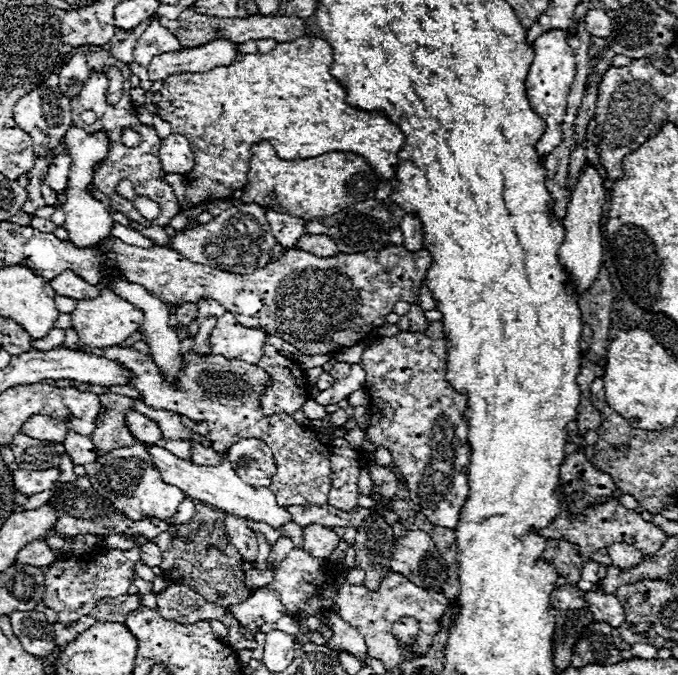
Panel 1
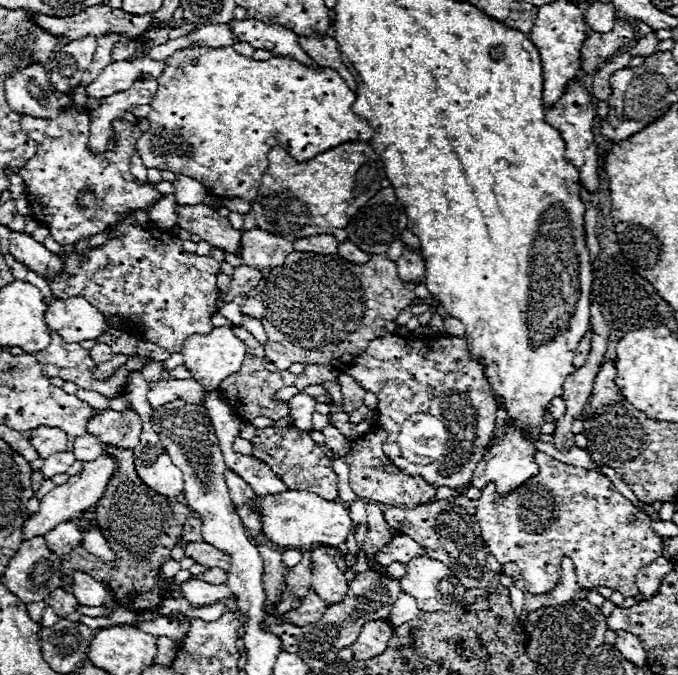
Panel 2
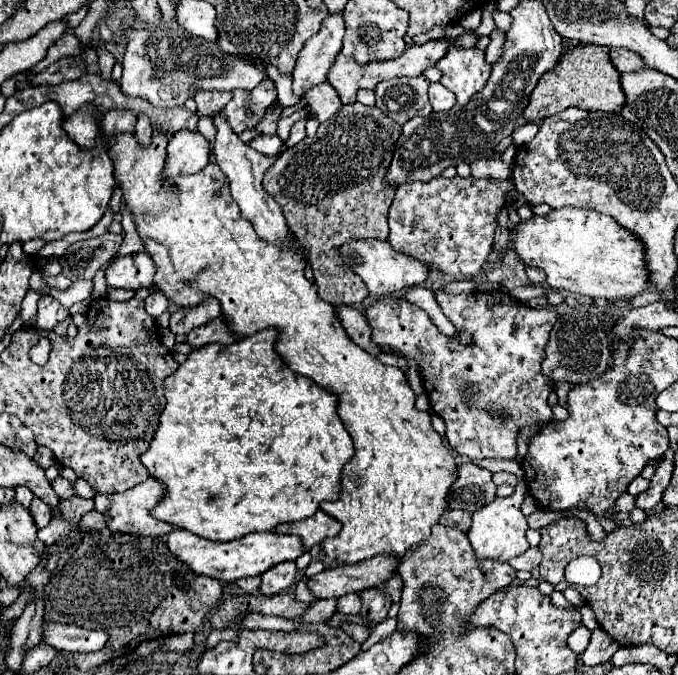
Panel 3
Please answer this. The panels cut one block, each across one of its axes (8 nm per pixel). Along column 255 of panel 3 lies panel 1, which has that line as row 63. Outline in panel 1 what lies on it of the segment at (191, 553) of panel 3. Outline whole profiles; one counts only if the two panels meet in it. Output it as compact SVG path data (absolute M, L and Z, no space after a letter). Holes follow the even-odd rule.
M548 30L546 34L542 34L542 38L536 38L532 46L536 50L536 58L534 58L532 68L528 72L526 90L528 90L530 106L534 108L534 112L542 120L546 120L546 134L538 142L536 152L540 156L548 156L562 142L562 128L560 126L564 122L566 100L568 100L568 92L570 92L570 86L572 86L574 74L576 74L576 60L574 60L572 46L566 42L564 30Z

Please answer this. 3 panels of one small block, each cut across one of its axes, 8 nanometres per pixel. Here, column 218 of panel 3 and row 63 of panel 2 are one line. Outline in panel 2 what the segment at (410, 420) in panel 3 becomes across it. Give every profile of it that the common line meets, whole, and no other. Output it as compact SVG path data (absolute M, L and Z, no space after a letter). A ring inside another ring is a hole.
M220 46L220 48L188 48L188 50L178 50L174 52L168 60L166 60L166 70L162 72L162 76L158 78L158 94L154 98L154 102L150 102L150 132L142 134L136 142L136 150L144 162L146 168L158 168L158 170L170 170L176 174L186 174L190 178L200 180L206 190L212 196L218 198L244 198L244 200L254 200L260 188L260 178L266 172L268 166L268 150L272 150L274 146L282 146L294 160L302 162L302 160L310 160L316 154L322 154L334 146L340 146L342 142L370 142L372 140L372 128L368 122L364 122L358 114L352 112L352 102L356 100L356 94L348 88L348 84L340 78L340 74L332 68L308 68L304 64L300 64L298 60L290 58L290 56L274 56L270 60L254 60L254 58L246 58L240 56L232 46Z

